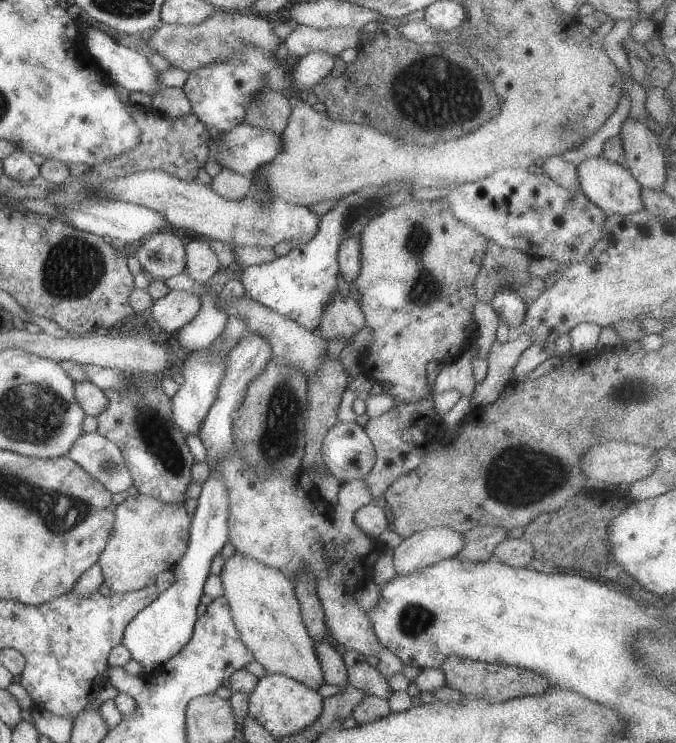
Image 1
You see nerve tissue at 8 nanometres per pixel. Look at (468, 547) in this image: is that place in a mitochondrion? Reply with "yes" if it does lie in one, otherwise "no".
no

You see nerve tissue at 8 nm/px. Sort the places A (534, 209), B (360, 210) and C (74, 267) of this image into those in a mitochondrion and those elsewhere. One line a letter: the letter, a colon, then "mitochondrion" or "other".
A: mitochondrion
B: mitochondrion
C: mitochondrion

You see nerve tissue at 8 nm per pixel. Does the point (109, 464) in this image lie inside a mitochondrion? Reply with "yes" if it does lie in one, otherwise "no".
yes

